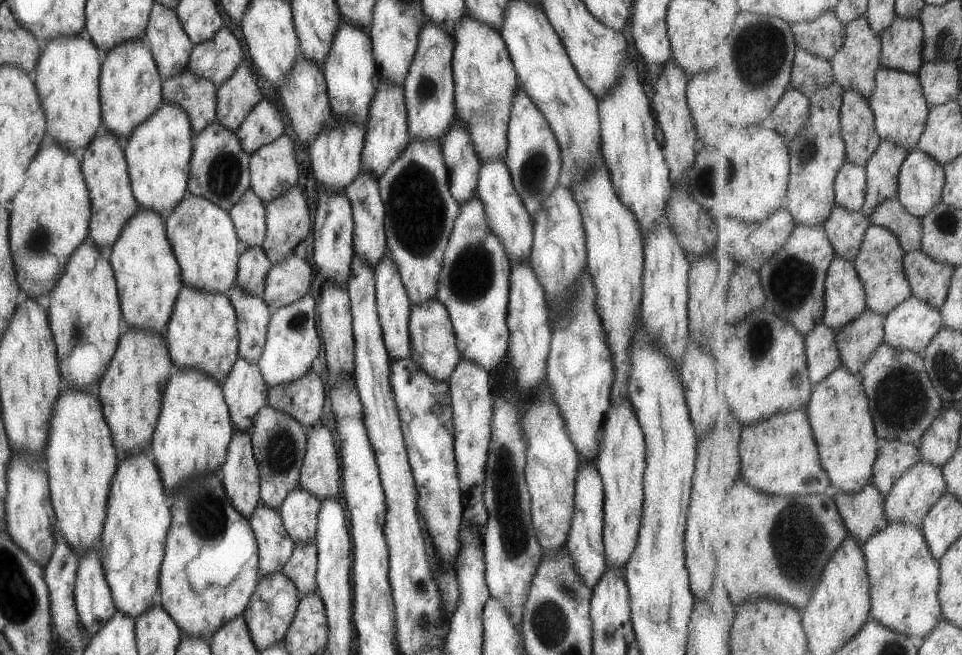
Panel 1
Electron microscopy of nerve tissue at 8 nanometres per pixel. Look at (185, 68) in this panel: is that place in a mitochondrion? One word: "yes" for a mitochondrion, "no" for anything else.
no

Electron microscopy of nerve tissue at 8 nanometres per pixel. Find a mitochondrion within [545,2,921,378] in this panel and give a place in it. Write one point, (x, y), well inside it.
(763, 49)

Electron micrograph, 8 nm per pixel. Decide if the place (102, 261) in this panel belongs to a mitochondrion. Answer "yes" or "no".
no

